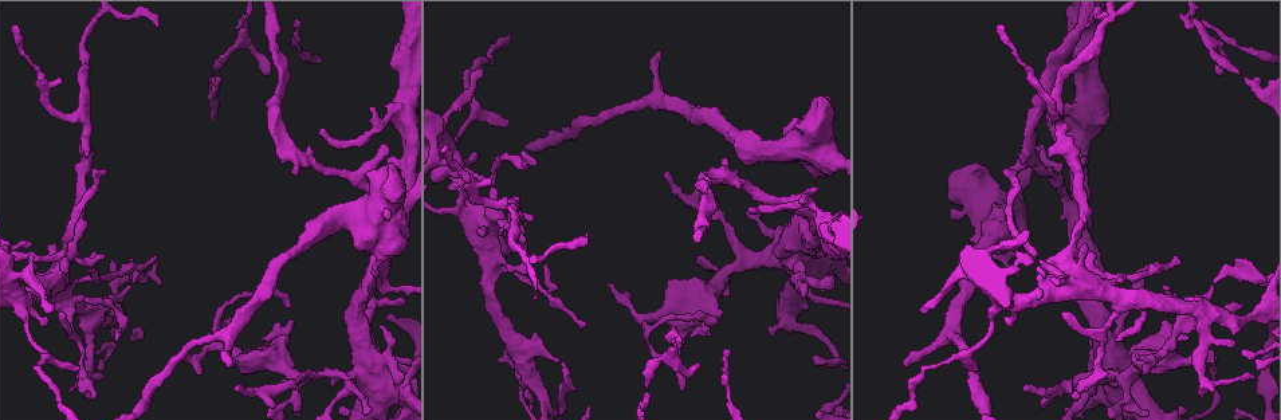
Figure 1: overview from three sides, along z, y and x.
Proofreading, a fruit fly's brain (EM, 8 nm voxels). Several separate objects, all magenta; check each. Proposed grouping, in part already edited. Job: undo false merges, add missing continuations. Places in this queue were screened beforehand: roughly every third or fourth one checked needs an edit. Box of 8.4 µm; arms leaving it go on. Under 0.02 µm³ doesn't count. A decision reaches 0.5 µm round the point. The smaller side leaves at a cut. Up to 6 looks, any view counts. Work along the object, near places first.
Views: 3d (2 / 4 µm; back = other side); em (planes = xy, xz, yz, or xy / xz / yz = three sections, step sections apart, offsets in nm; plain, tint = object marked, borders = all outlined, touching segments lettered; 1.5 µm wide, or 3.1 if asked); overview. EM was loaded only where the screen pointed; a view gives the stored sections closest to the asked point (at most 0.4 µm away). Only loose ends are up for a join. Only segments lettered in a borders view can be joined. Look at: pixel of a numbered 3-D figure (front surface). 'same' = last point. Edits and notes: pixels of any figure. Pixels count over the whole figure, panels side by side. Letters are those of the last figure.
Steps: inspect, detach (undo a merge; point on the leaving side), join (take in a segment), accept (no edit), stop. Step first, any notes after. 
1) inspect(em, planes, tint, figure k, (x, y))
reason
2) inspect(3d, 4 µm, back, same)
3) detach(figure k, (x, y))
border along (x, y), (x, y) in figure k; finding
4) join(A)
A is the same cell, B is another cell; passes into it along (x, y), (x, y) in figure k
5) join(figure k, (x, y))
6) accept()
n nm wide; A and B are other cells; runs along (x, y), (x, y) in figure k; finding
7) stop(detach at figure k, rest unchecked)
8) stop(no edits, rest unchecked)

inspect(3d, 2 µm, figure 1, (227, 367))
branch stops here

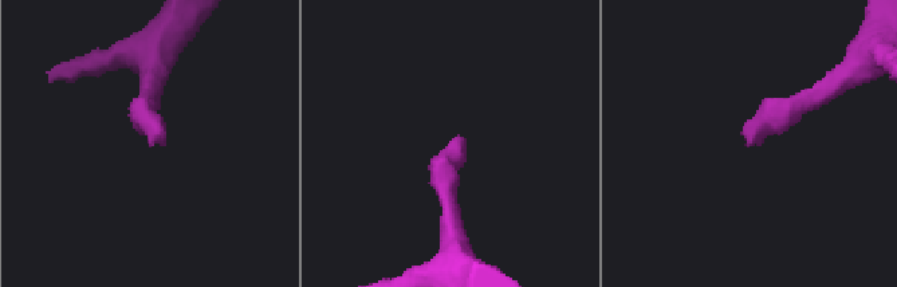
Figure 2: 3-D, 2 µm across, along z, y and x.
inspect(em, planes, borders, figure 2, (744, 144))

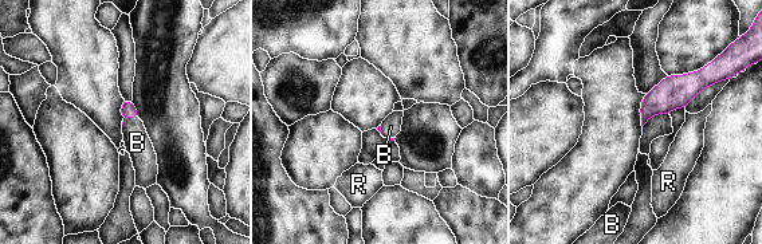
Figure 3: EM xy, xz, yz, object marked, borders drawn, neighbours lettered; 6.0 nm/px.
join(figure 3, (137, 142))
B is the same cell, R is another cell; passes into it along (128, 110), (128, 117), (137, 142) in figure 3; the neuron continues

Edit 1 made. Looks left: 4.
inspect(em, planes, borders, figure 1, (452, 147))
small branch off a trunk

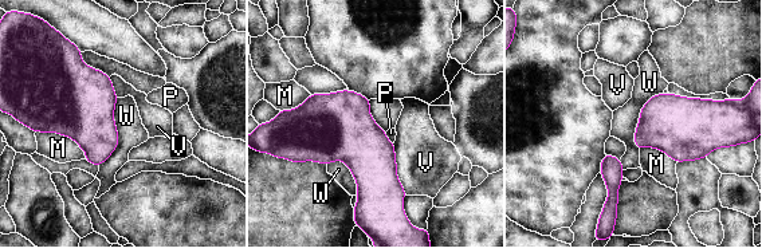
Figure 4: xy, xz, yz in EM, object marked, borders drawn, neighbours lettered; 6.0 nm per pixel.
accept()
M, P, V and W are other cells; border along (118, 98), (118, 145), (99, 166) in figure 4; one neuron here

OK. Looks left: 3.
inspect(3d, 2 µm, figure 1, (1074, 397))
thin end

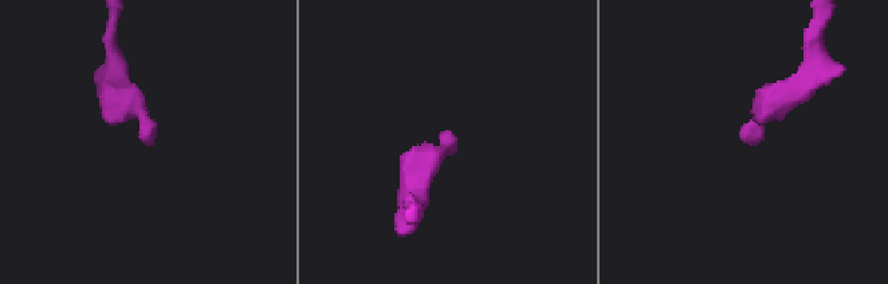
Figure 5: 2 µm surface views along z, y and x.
inspect(em, planes, borders, figure 5, (760, 139))
now the EM

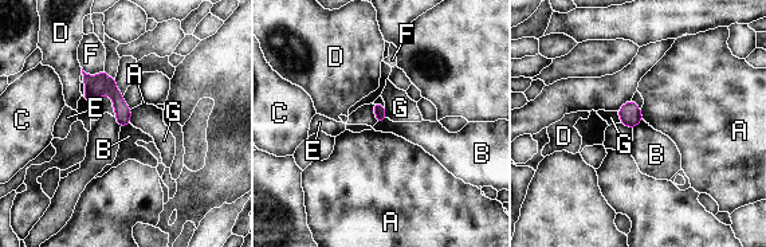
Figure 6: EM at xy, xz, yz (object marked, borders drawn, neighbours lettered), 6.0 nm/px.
accept()
A, B, C, D, E, F and G are other cells; runs along (86, 77), (117, 98), (122, 124) in figure 6; no lettered segment goes on from it

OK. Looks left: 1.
stop(join at figure 3, rest unchecked)

